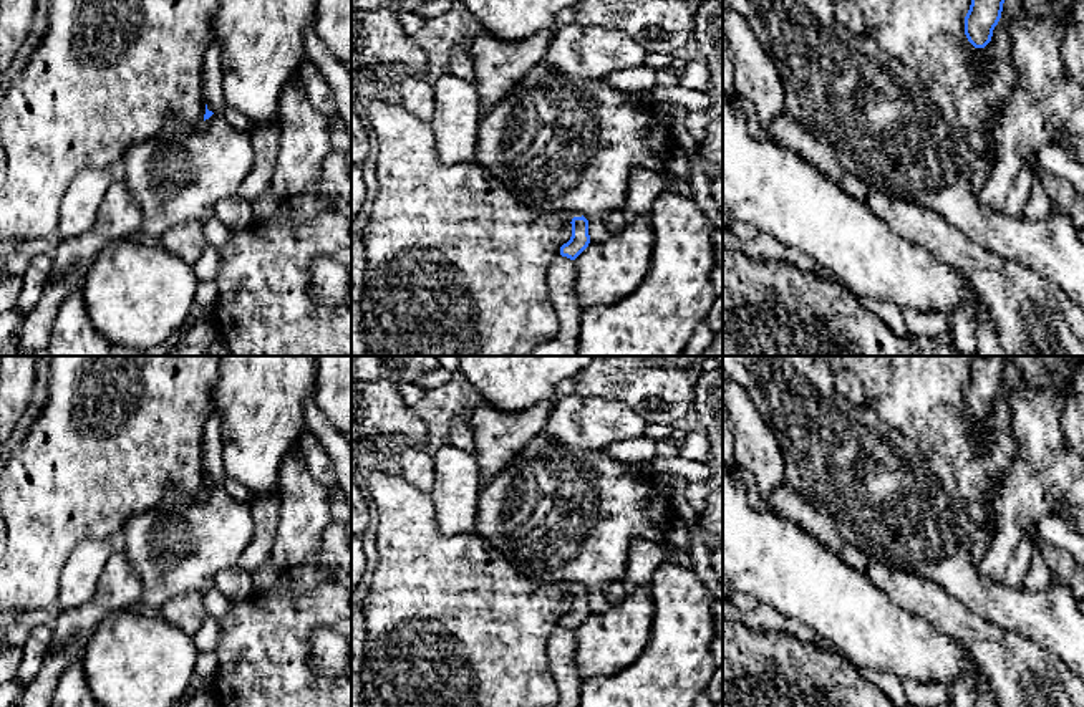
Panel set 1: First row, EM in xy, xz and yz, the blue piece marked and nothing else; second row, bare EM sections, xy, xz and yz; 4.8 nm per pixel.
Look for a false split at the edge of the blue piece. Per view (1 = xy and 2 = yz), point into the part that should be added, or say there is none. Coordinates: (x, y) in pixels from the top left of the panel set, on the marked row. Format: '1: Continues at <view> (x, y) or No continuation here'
1: No continuation here
2: No continuation here

